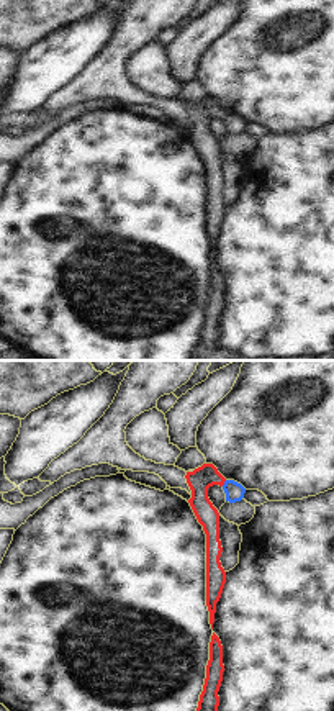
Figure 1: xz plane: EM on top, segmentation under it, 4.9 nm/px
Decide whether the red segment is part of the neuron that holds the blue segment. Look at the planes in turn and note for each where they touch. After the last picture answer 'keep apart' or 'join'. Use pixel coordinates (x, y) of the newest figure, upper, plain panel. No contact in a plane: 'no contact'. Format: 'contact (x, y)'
contact (225, 117)

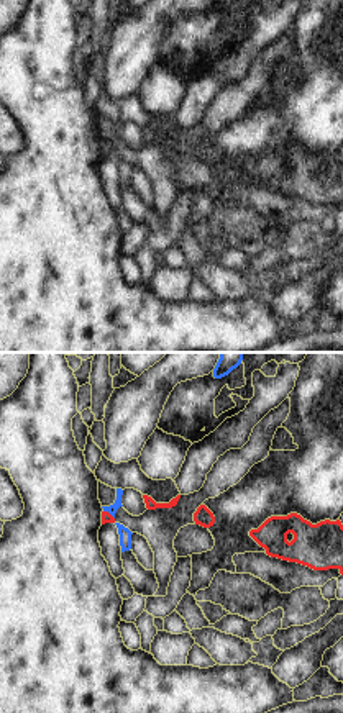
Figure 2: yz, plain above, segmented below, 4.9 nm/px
contact (109, 145)

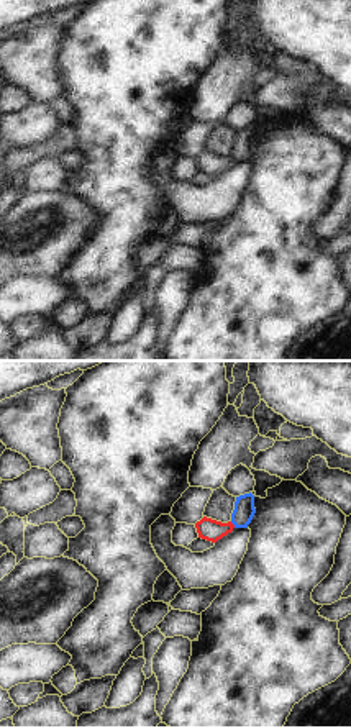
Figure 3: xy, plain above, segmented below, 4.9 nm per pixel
contact (233, 156)

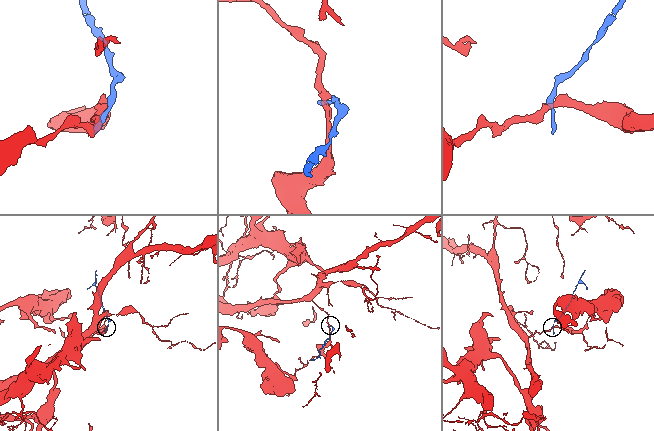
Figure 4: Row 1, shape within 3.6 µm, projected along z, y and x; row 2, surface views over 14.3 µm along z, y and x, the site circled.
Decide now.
keep apart

